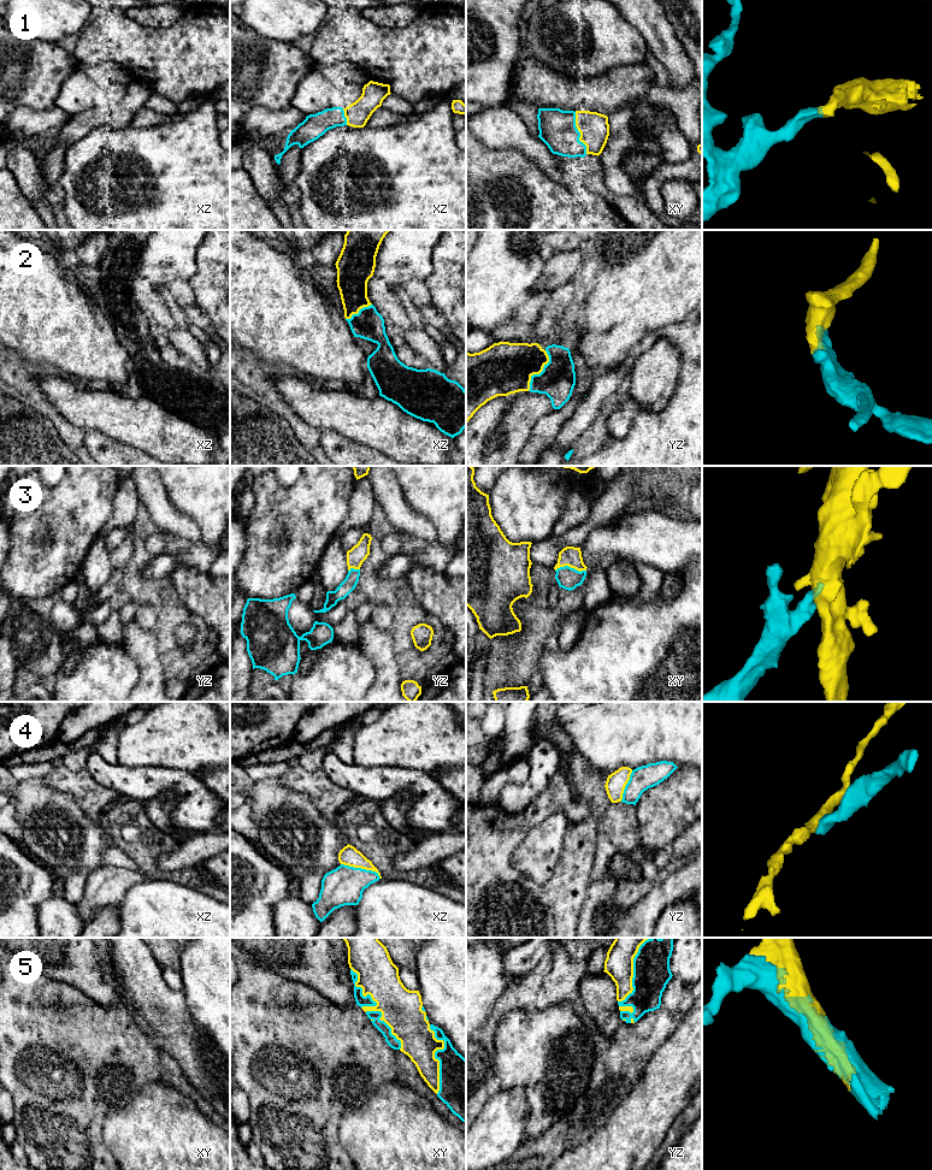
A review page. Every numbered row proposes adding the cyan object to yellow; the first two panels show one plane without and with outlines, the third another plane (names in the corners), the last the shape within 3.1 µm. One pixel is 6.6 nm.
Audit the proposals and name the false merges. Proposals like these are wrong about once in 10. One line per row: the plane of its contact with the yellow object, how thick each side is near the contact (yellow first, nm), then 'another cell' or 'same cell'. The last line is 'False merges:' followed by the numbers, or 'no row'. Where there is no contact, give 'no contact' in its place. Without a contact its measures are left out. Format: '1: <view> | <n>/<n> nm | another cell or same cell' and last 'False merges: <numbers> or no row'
1: xy | 200/240 nm | same cell
2: yz | 340/240 nm | same cell
3: xy | 140/150 nm | same cell
4: xz | 130/260 nm | another cell
5: xy | 240/300 nm | same cell
False merges: 4

